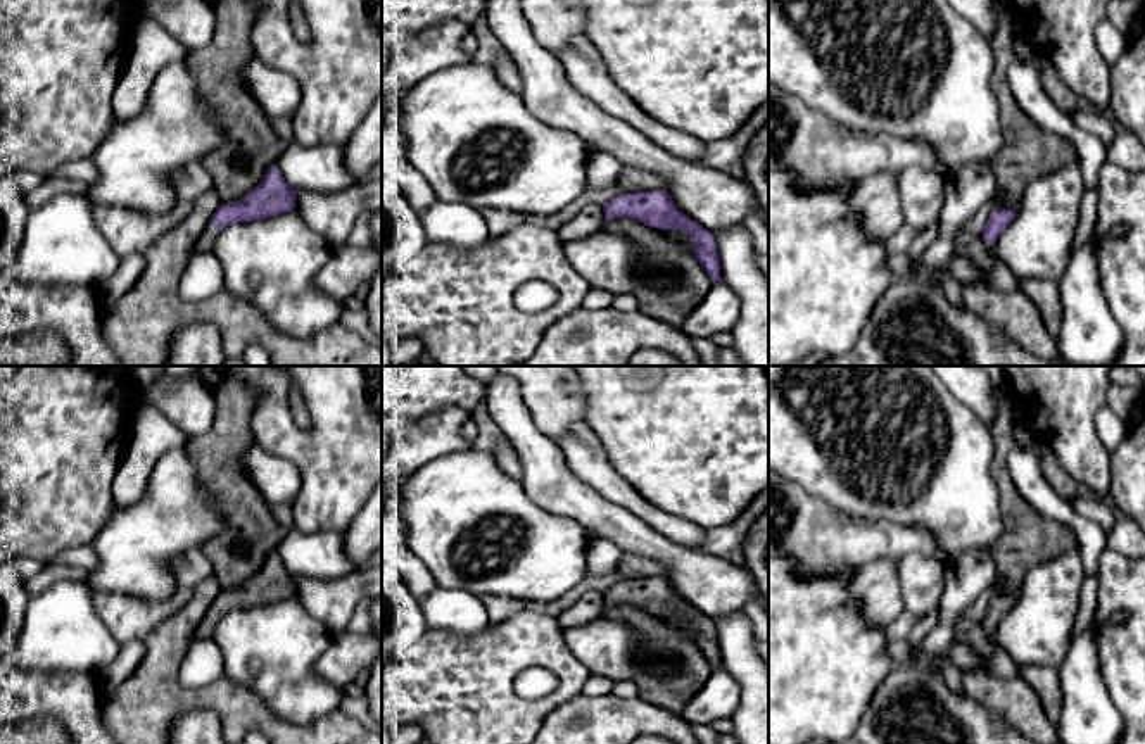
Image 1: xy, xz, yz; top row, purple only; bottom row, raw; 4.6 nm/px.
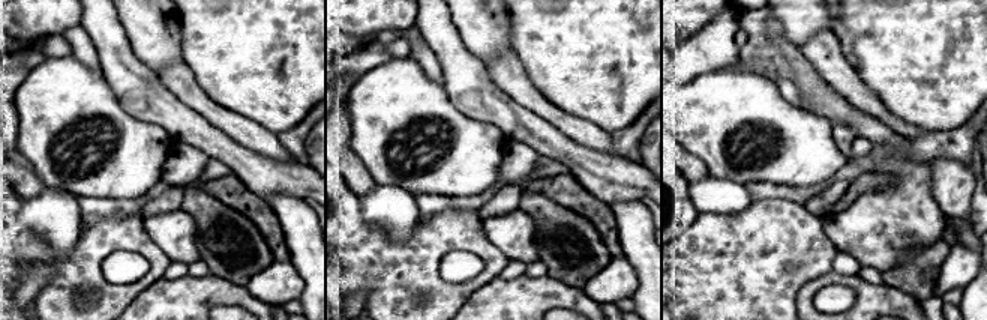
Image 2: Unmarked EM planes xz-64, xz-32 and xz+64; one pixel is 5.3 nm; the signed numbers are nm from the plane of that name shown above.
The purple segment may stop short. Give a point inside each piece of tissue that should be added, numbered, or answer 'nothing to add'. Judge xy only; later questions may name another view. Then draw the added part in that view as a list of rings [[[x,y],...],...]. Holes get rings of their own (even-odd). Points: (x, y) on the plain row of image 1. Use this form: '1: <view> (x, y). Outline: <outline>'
1: xy (206, 627). Outline: [[[207,609],[206,616],[200,620],[200,623],[193,634],[193,640],[211,637],[218,620],[219,618],[214,615],[214,611]]]

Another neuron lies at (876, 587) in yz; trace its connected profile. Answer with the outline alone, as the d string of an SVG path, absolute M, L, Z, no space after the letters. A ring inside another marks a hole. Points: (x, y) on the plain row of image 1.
M874 559L851 580L851 594L872 627L888 627L903 611L898 559Z

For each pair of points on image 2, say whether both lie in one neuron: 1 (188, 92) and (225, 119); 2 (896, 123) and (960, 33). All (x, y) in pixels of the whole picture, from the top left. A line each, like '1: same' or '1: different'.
1: same
2: different

